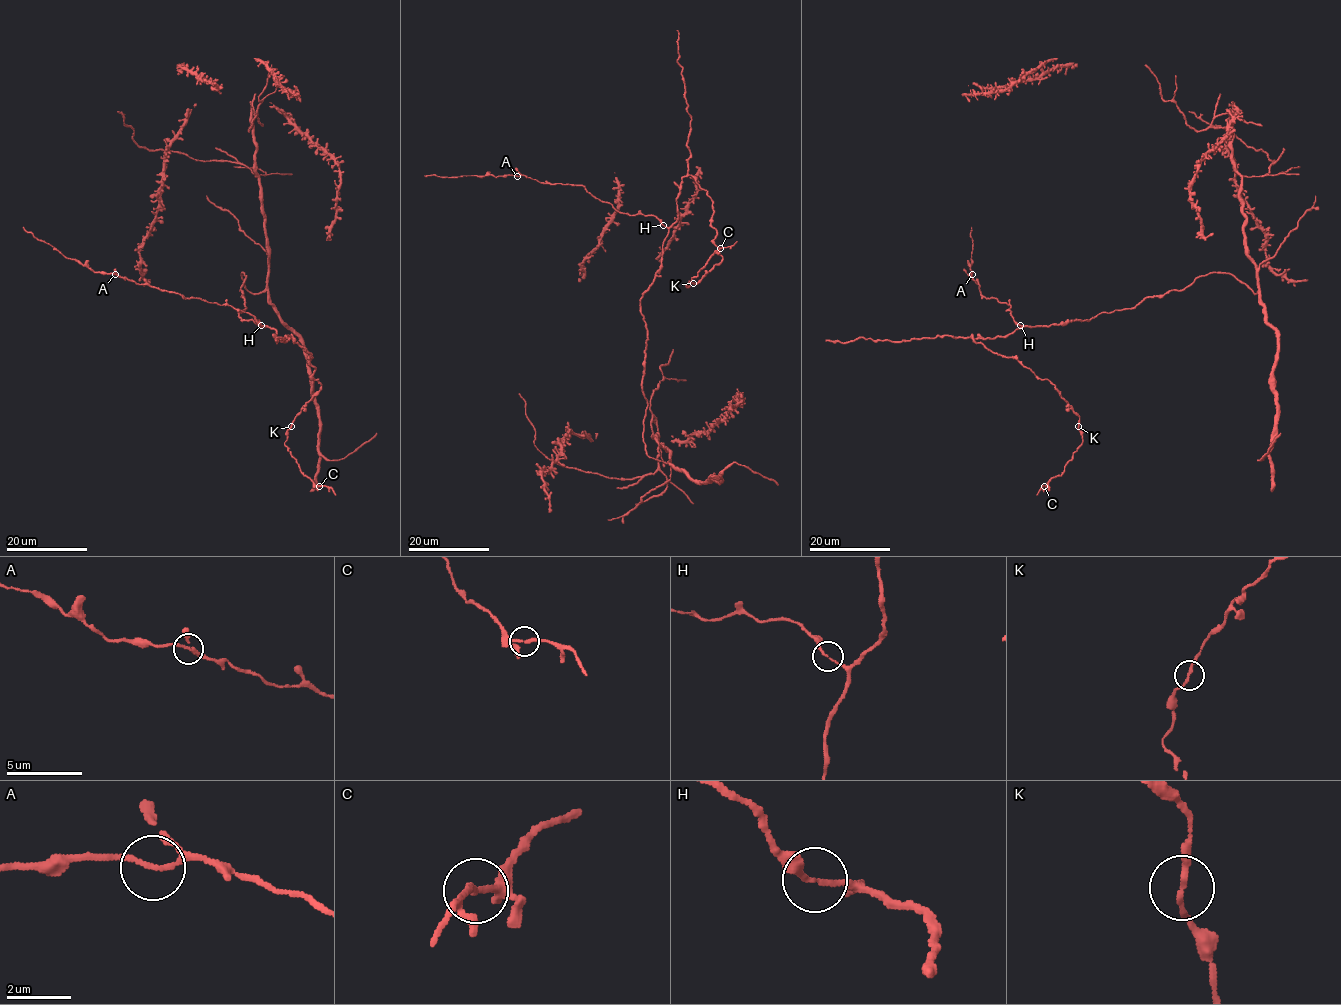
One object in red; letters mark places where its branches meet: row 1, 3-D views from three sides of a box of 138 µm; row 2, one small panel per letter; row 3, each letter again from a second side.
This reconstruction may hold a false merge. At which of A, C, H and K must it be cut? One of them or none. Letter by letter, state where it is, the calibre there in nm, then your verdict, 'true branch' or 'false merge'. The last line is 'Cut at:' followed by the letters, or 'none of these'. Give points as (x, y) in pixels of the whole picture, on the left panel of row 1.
A: (115, 274) | 160 nm | true branch
C: (319, 486) | 170 nm | true branch
H: (261, 325) | 150 nm | true branch
K: (291, 426) | 170 nm | true branch
Cut at: none of these

